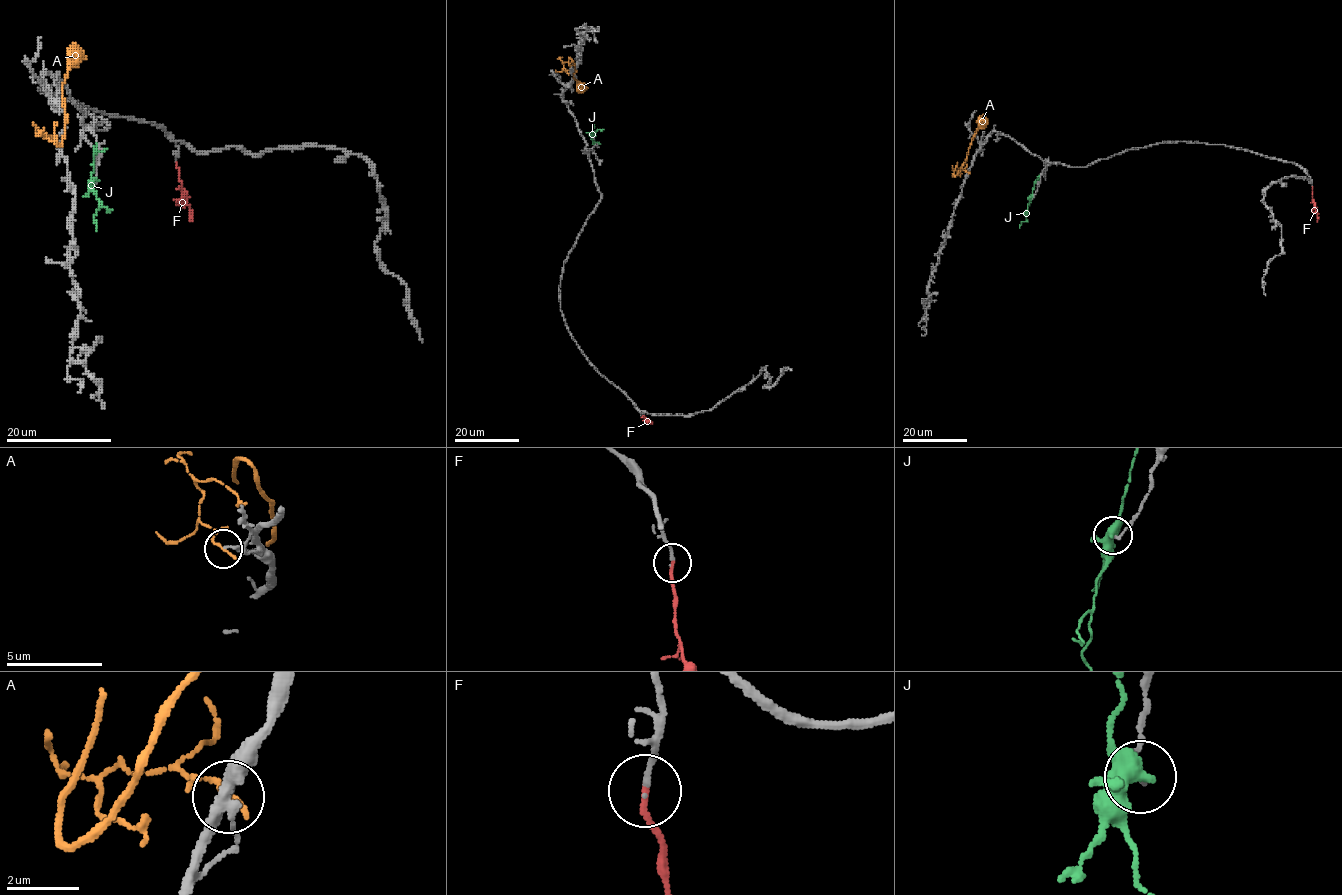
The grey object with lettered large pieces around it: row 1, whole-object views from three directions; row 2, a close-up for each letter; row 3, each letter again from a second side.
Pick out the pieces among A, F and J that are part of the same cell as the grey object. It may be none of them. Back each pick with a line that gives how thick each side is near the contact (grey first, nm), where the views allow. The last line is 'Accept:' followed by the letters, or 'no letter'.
F: 160 nm thick on the grey side, 180 nm on the other
Accept: F

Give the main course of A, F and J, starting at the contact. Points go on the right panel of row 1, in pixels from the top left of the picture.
A: (968, 172), (956, 170), (960, 175), (977, 122), (985, 116)
F: (1311, 187), (1317, 221)
J: (1030, 198), (1027, 220), (1019, 228)

